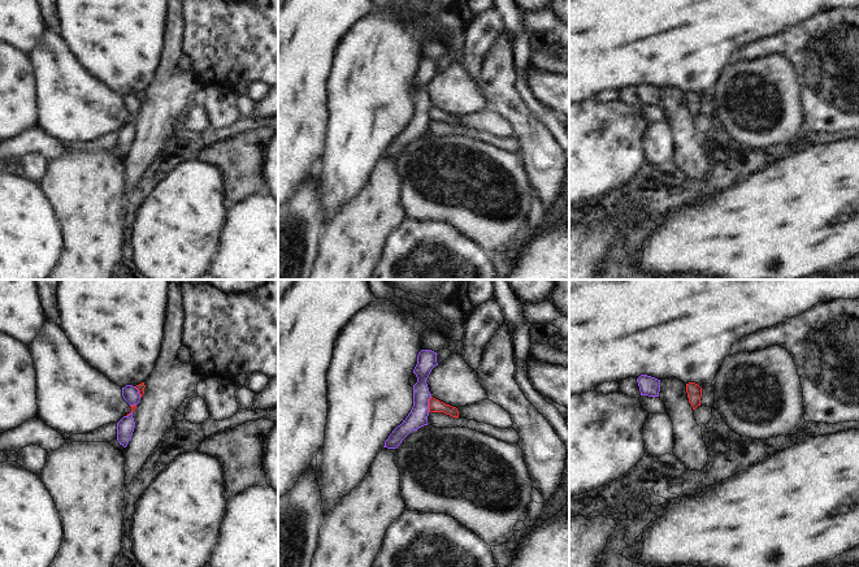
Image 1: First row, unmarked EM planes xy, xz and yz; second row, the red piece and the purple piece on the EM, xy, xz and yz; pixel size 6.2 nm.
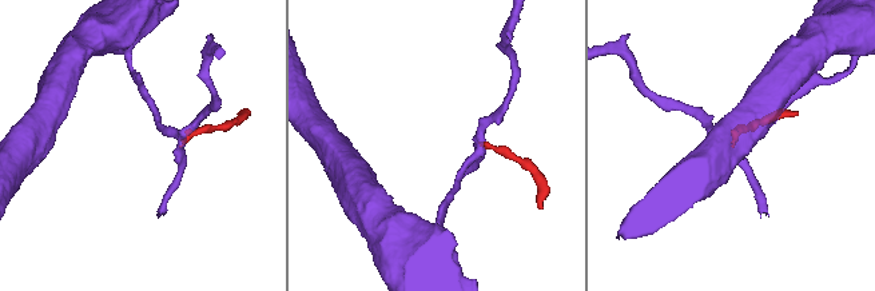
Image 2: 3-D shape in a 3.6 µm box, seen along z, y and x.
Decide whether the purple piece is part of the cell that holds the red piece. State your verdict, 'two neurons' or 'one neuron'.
two neurons

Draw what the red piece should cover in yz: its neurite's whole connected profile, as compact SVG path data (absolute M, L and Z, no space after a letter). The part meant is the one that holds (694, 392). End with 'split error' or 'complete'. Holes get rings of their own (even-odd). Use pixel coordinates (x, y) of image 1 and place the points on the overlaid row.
M695 382L686 384L686 393L689 403L691 404L693 410L700 406L702 388L698 384Z; complete

